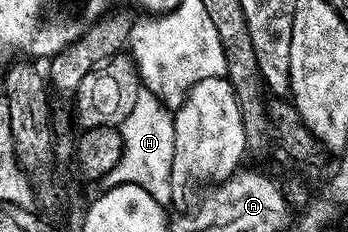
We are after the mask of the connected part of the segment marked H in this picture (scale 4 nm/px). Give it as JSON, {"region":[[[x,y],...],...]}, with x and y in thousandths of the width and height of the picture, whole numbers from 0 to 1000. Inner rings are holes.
{"region":[[[399,392],[379,491],[345,543],[351,578],[351,677],[305,754],[307,797],[388,789],[425,819],[448,871],[486,884],[494,862],[494,664],[500,659],[500,509],[491,470],[466,453],[434,397]]]}

